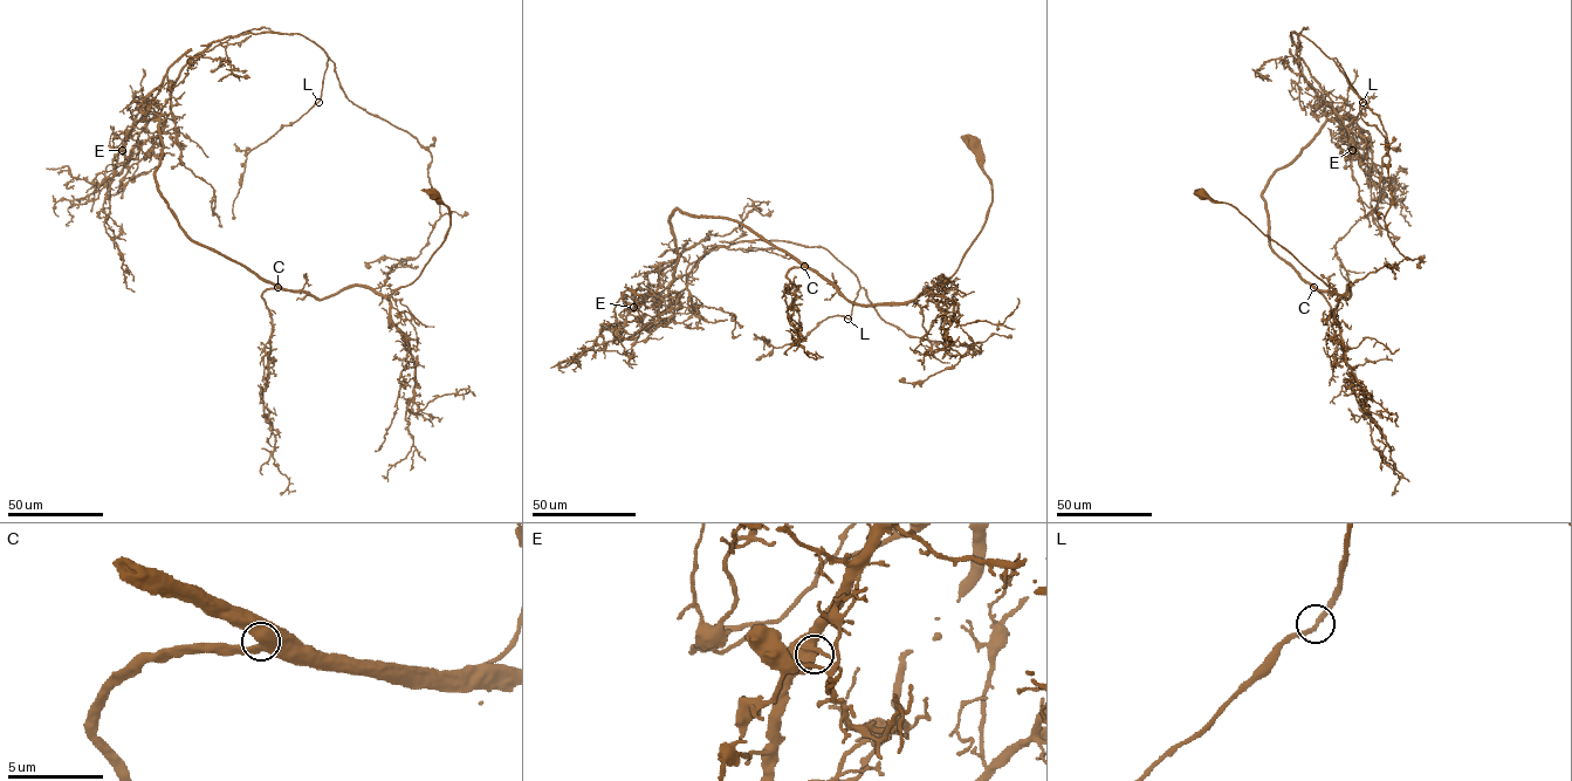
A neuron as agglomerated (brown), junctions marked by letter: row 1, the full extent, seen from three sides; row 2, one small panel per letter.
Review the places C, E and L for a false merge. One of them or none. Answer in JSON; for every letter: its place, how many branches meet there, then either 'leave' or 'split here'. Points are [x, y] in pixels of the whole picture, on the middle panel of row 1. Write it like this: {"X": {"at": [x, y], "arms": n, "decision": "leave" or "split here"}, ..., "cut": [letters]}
{"C": {"at": [804, 266], "arms": 2, "decision": "leave"}, "E": {"at": [633, 307], "arms": 2, "decision": "split here"}, "L": {"at": [848, 319], "arms": 2, "decision": "leave"}, "cut": ["E"]}

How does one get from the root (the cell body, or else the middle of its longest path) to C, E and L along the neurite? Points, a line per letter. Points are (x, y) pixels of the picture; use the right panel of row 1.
C: (1202, 193), (1236, 207), (1338, 295), (1350, 286), (1350, 295), (1343, 299), (1313, 287)
E: (1202, 193), (1338, 295), (1350, 286), (1346, 299), (1318, 290), (1270, 247), (1263, 192), (1333, 111), (1352, 150)
L: (1202, 193), (1346, 299), (1270, 247), (1265, 185), (1331, 103), (1290, 33), (1363, 102)

